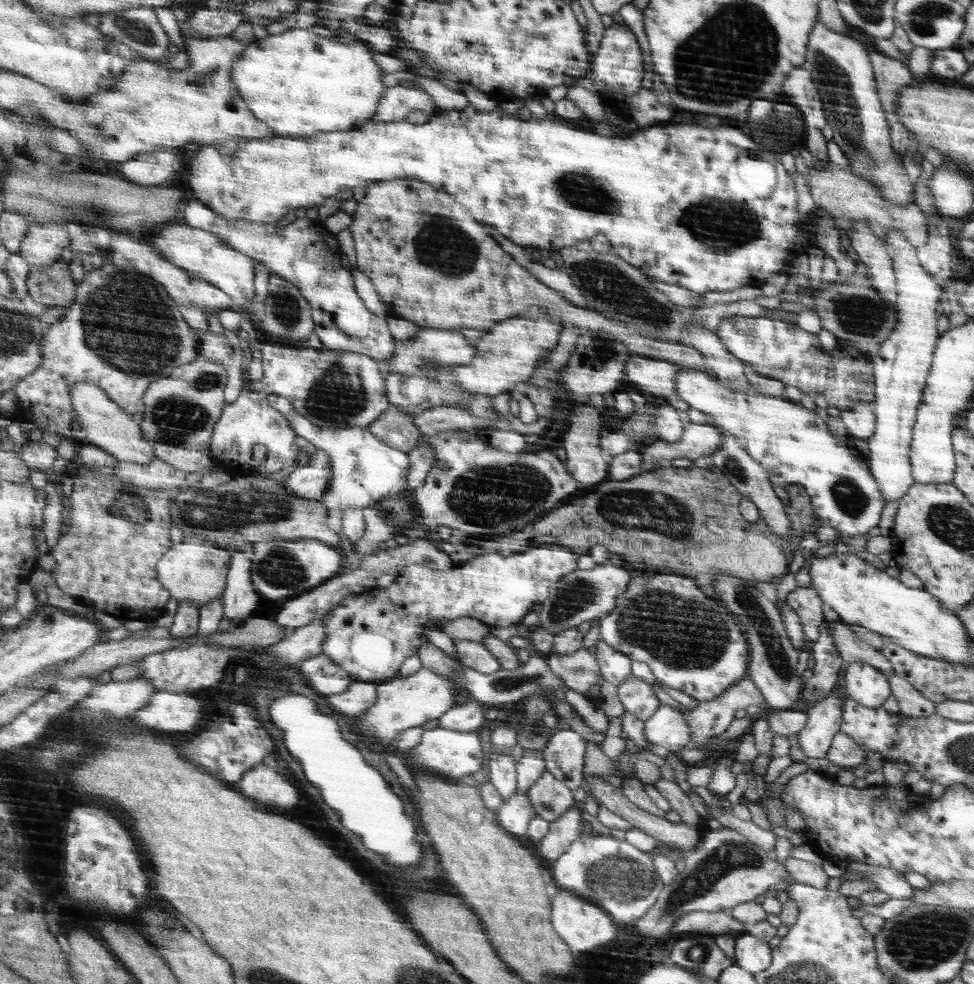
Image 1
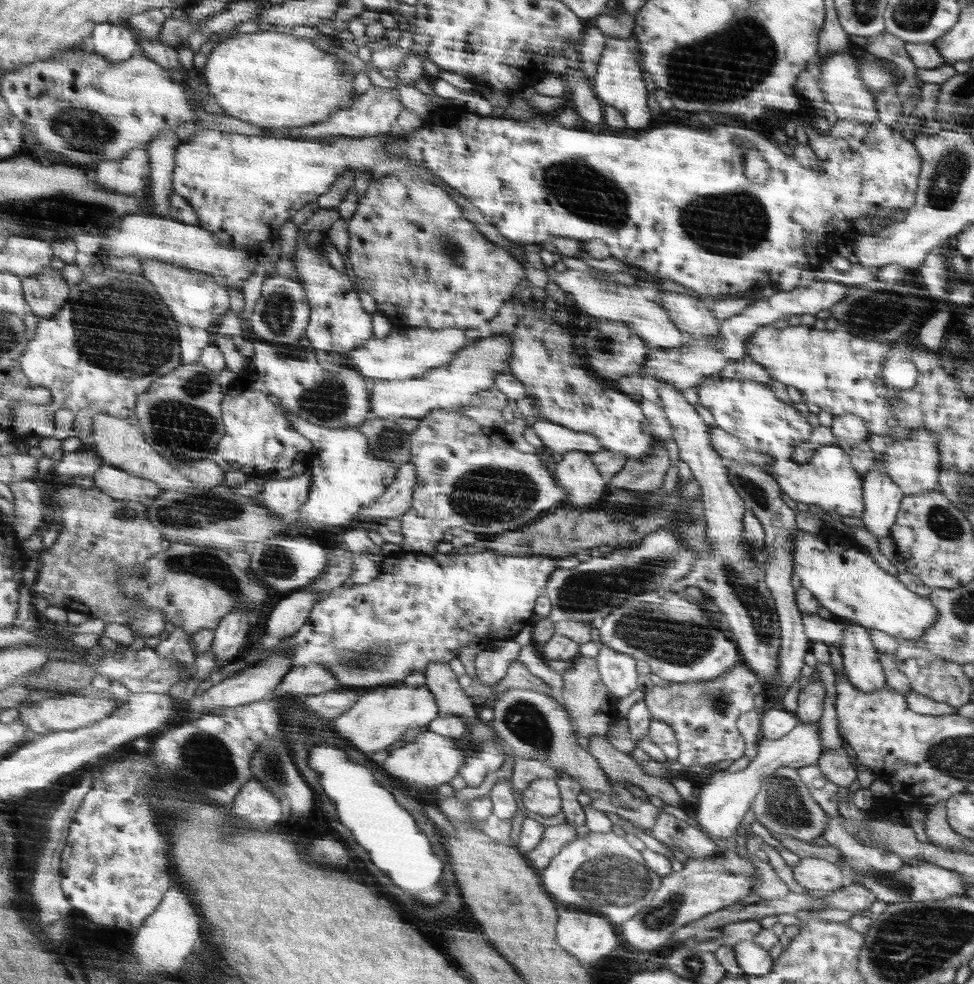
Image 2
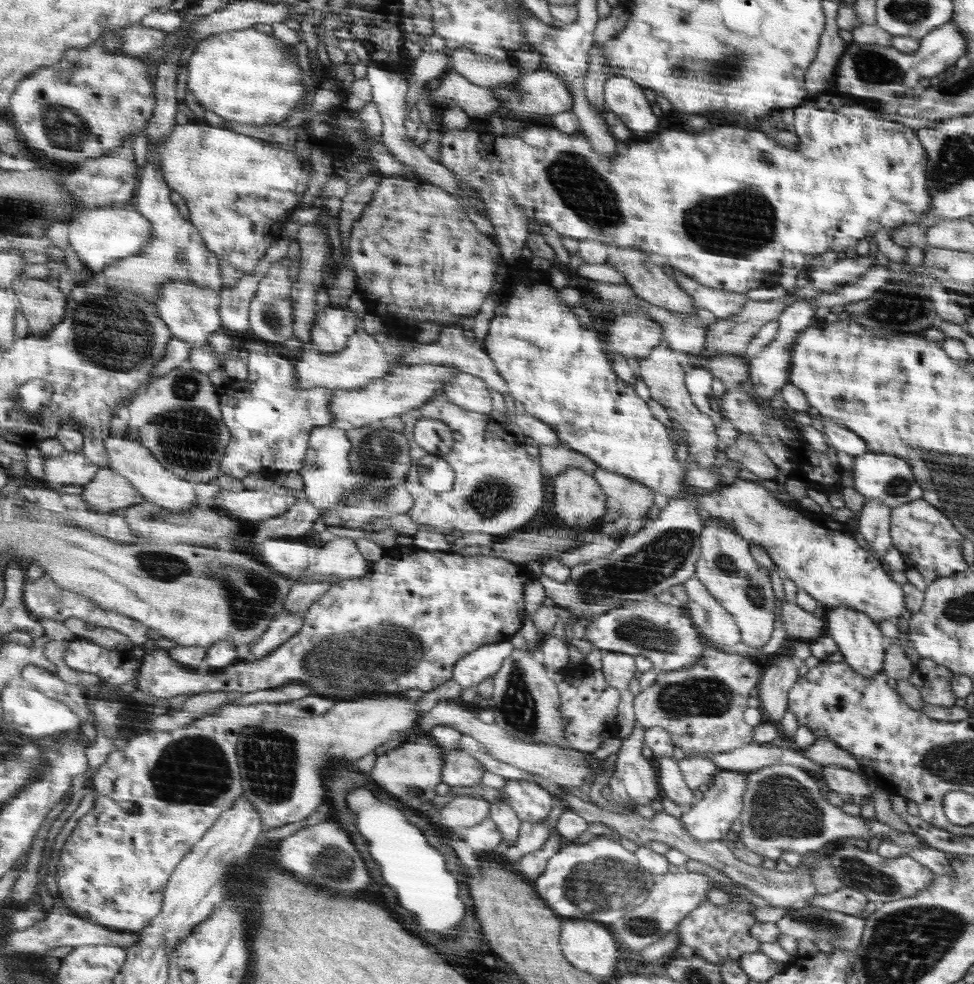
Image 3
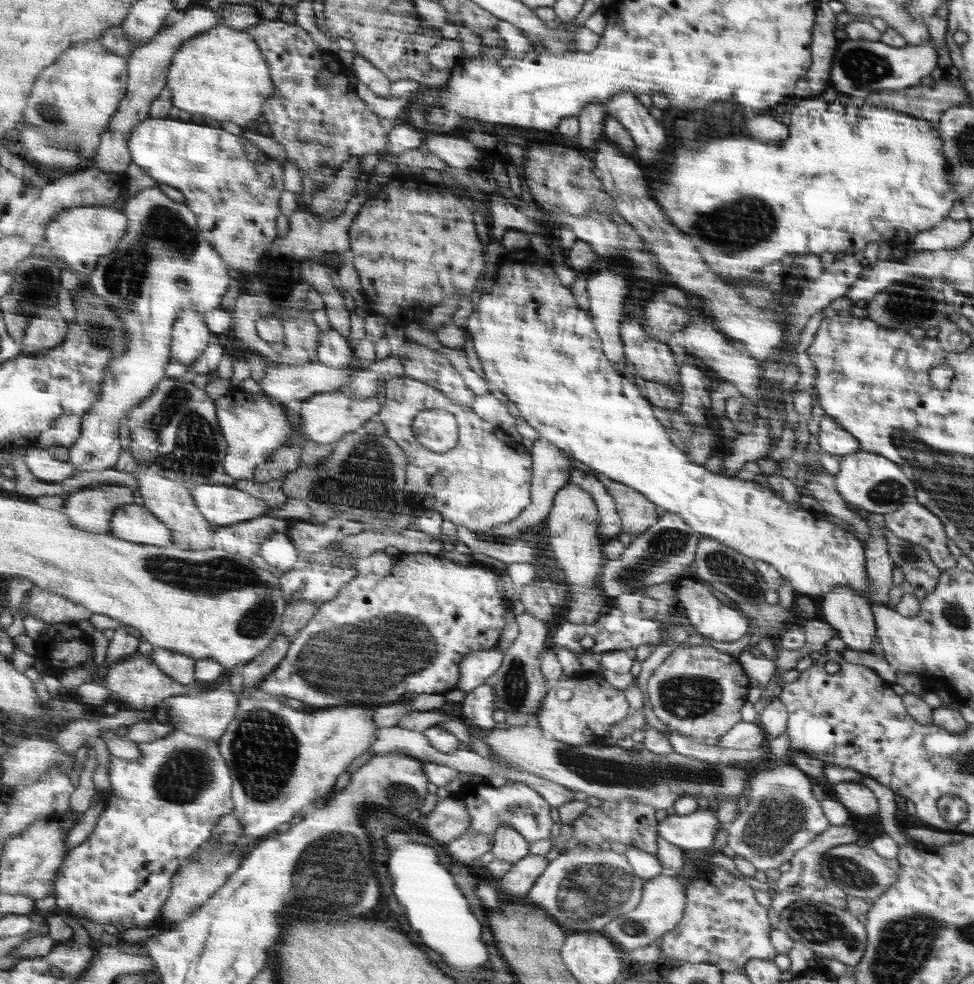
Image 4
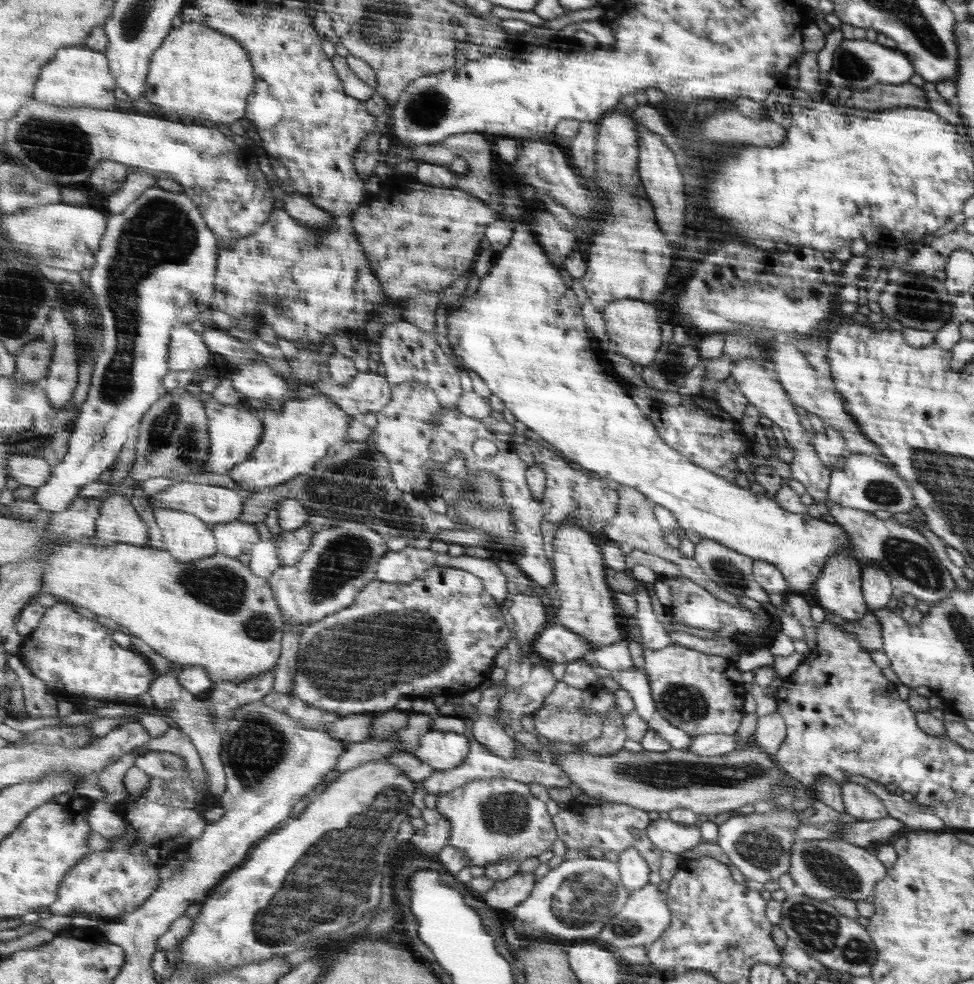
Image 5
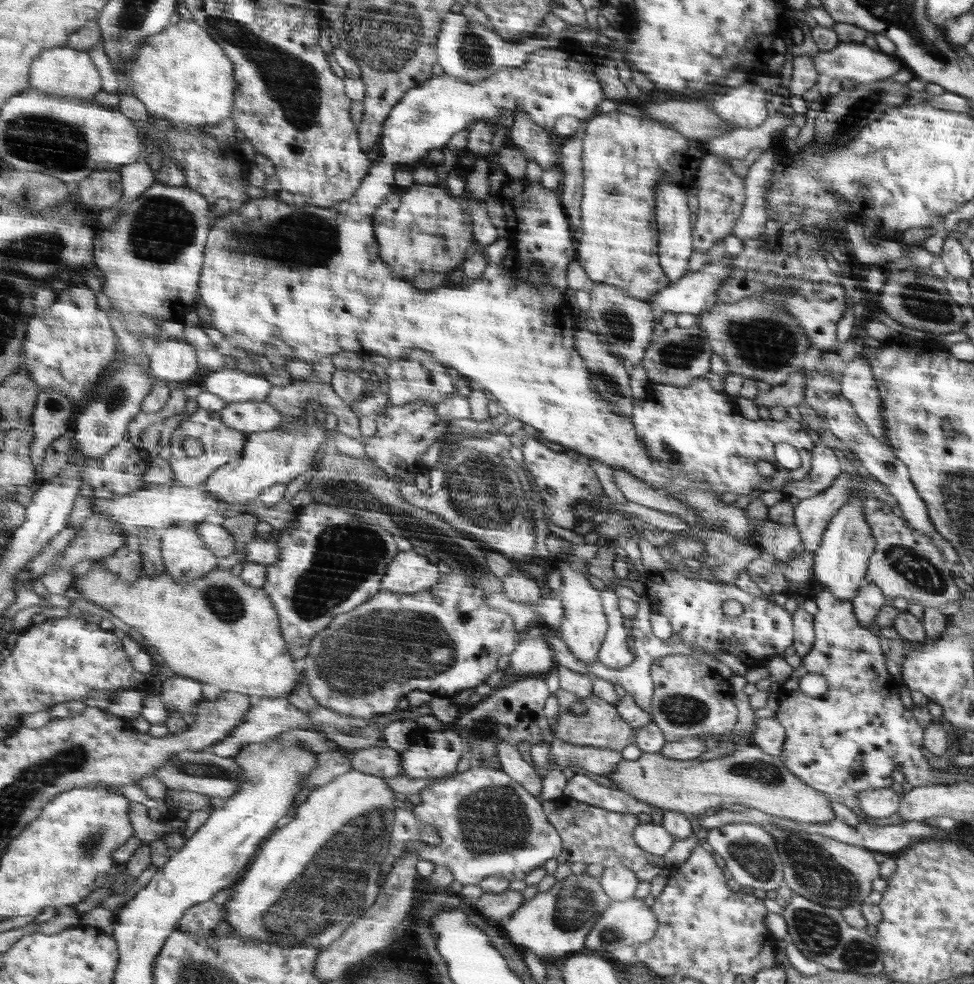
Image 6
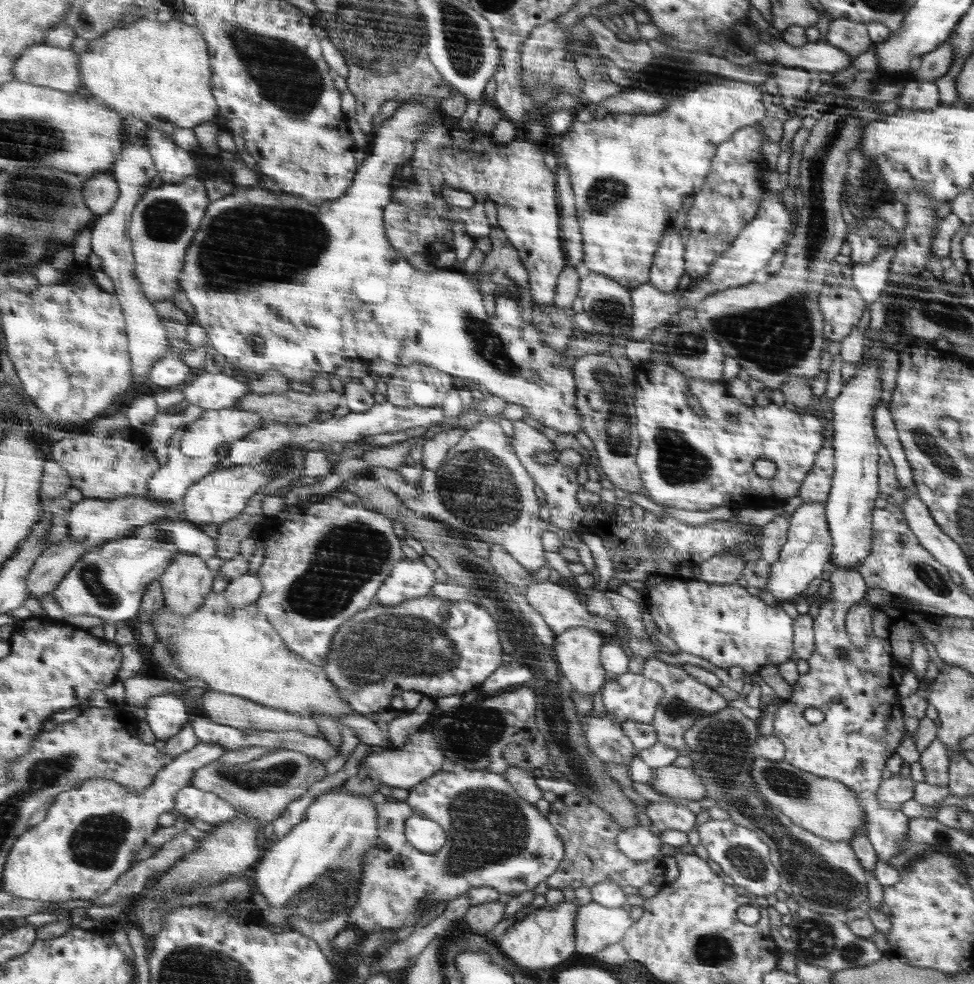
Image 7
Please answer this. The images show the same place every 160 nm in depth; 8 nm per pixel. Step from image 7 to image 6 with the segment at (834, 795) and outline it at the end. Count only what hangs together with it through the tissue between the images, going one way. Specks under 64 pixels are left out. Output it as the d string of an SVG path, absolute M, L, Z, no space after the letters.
M754 744L712 760L699 759L673 759L660 753L642 753L637 760L622 759L614 772L607 774L615 788L622 792L630 792L634 798L647 802L656 808L673 810L690 815L710 813L721 805L743 804L748 809L758 809L772 816L790 819L794 822L816 824L836 819L832 807L832 800L827 793L814 790L802 779L794 774L779 756L774 756L763 751Z

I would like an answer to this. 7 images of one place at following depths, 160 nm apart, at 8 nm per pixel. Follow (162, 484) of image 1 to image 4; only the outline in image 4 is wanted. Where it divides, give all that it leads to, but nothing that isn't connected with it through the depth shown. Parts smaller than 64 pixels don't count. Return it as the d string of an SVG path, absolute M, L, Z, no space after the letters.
M124 484L92 485L72 494L63 511L70 516L74 526L93 533L107 533L114 513L120 507L133 503L136 503L135 492Z

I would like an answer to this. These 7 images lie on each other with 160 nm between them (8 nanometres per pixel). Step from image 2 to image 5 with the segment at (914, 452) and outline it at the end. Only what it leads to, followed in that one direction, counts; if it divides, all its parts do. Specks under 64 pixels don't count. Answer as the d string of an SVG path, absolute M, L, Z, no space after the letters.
M850 454L844 462L844 467L832 472L825 504L829 506L840 504L840 507L849 507L872 514L877 510L890 512L892 515L900 512L908 514L918 506L917 500L913 497L912 488L896 472L890 466L870 456Z

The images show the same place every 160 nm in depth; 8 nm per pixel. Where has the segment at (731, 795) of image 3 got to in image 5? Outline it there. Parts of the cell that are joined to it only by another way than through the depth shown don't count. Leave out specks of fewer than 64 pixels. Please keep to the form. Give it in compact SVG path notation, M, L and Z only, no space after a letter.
M670 819L651 821L647 828L648 838L661 850L681 854L703 840L699 823L683 825Z

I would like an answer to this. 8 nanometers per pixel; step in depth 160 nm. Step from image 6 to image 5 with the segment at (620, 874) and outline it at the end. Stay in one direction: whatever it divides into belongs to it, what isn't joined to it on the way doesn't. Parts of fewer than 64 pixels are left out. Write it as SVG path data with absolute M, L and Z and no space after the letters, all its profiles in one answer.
M628 849L621 852L617 863L622 884L630 892L634 892L649 883L650 867L636 849Z

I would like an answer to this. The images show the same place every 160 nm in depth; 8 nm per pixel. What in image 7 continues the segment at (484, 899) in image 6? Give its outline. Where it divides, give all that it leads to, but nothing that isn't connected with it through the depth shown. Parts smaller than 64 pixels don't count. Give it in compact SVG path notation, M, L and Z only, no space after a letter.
M498 899L494 902L470 905L462 921L474 935L486 936L503 920L504 909L505 906Z

